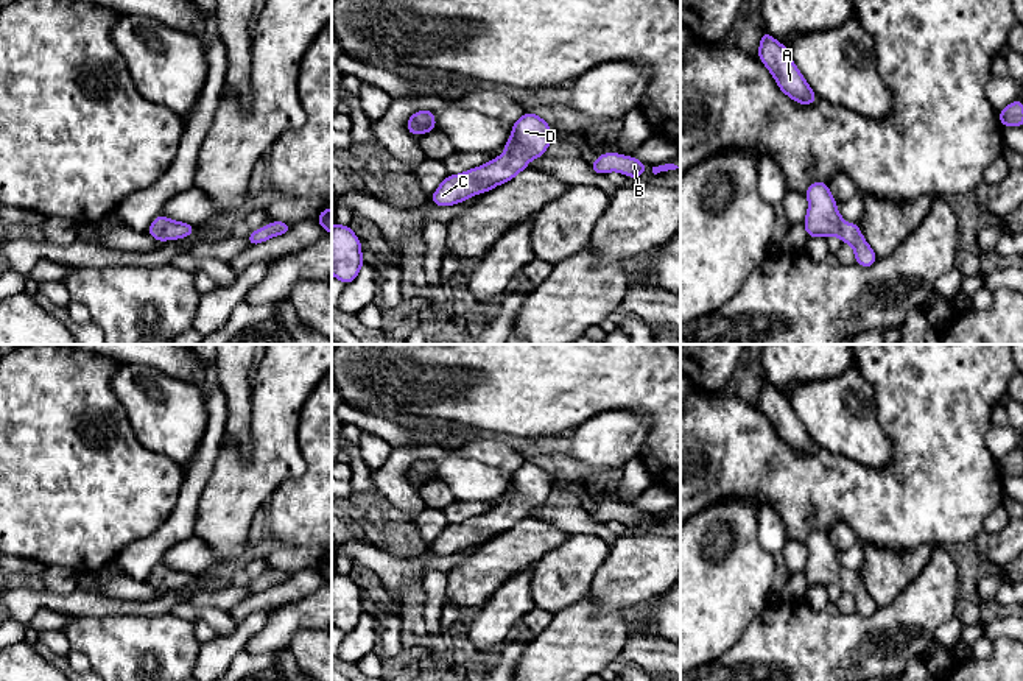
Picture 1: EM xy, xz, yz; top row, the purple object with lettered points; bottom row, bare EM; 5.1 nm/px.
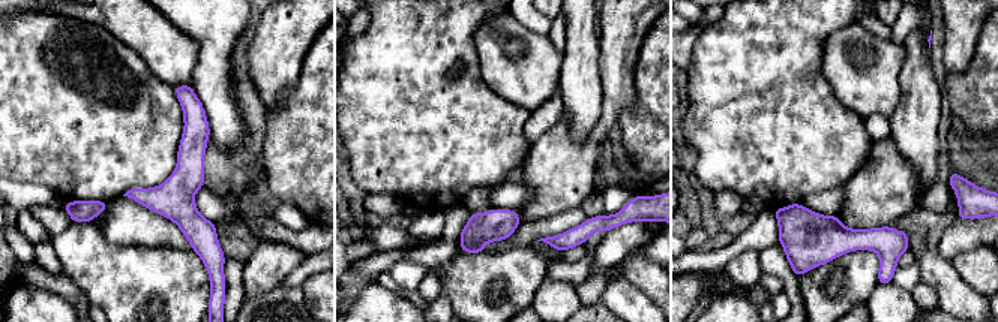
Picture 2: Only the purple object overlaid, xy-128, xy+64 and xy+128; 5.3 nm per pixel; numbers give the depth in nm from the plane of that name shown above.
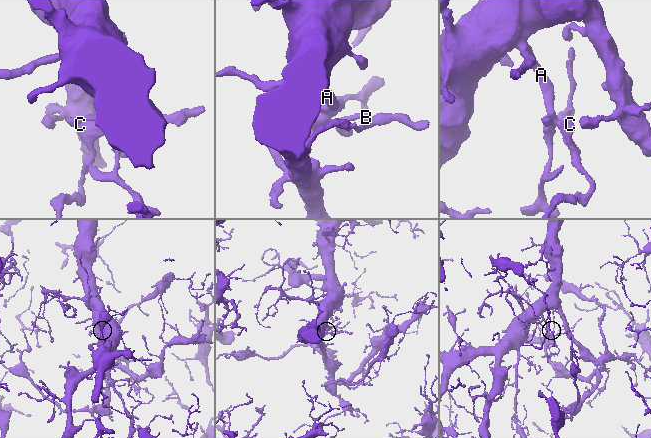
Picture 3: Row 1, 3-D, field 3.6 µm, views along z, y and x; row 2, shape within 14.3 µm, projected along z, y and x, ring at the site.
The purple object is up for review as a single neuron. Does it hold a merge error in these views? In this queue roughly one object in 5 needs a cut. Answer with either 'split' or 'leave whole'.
leave whole

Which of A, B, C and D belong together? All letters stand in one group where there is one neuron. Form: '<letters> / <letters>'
A B C D

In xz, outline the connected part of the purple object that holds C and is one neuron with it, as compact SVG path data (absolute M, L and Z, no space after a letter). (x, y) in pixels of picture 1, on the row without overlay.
M526 460L512 472L511 486L503 492L504 502L461 524L448 524L430 550L447 556L492 539L528 517L529 510L543 505L551 489L550 472Z

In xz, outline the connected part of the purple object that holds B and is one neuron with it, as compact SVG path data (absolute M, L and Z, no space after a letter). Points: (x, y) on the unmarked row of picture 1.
M604 502L590 513L592 520L606 524L609 520L620 520L628 527L638 527L646 520L646 513L640 511L632 505L624 505L618 502Z

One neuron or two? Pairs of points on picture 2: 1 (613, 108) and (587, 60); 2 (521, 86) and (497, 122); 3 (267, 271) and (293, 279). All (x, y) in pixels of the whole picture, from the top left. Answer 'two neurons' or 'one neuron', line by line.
1: two neurons
2: two neurons
3: two neurons

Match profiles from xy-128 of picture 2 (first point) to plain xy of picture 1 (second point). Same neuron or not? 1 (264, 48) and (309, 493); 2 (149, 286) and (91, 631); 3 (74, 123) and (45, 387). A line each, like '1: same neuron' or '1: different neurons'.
1: different neurons
2: same neuron
3: same neuron

